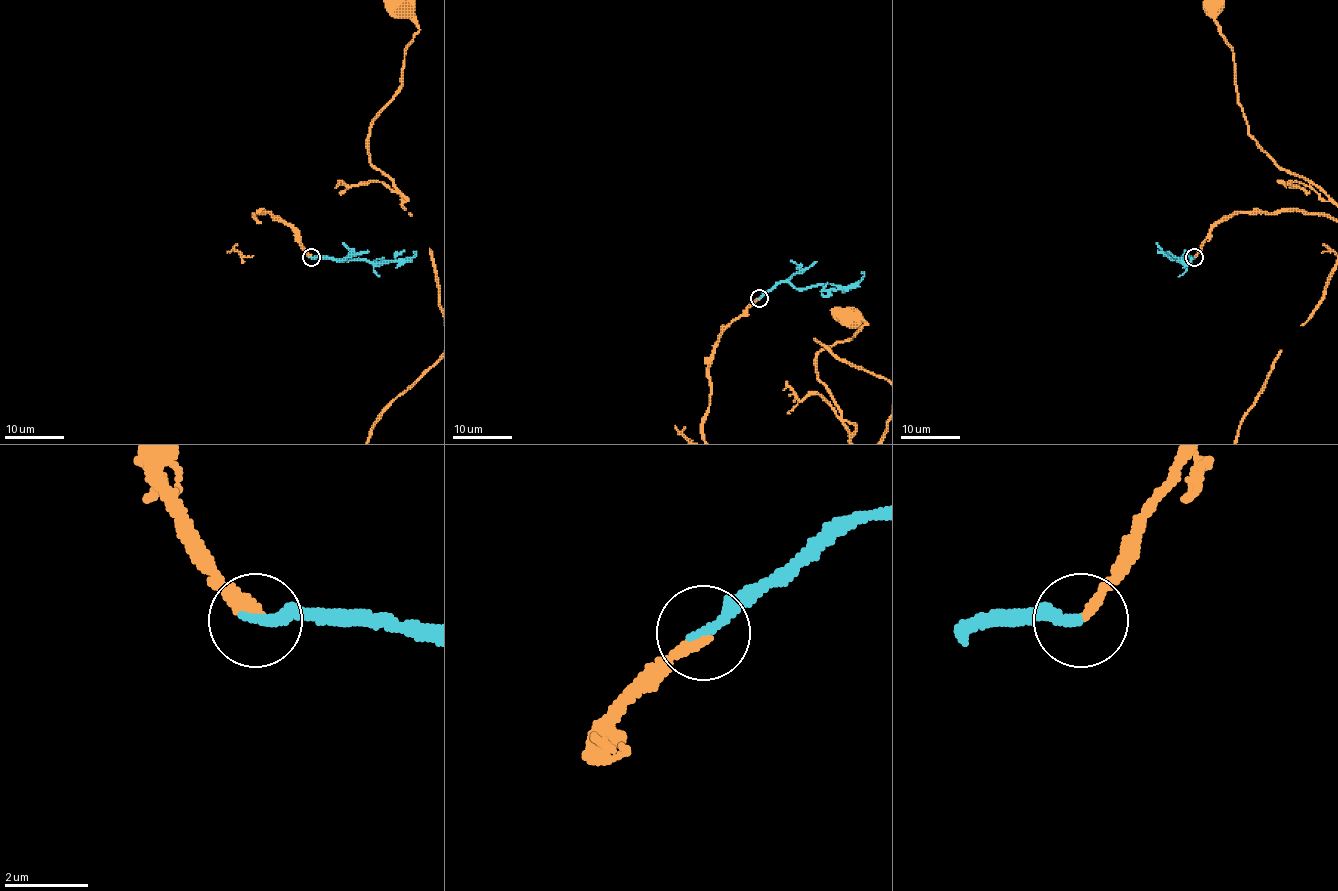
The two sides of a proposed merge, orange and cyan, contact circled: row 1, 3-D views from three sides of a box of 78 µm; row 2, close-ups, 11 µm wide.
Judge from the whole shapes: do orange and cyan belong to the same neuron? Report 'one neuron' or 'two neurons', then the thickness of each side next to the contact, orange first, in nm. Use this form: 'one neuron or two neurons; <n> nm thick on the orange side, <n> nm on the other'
one neuron; 240 nm thick on the orange side, 280 nm on the other

